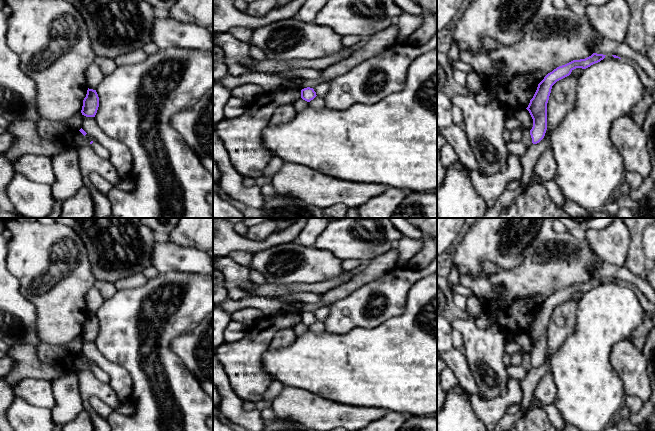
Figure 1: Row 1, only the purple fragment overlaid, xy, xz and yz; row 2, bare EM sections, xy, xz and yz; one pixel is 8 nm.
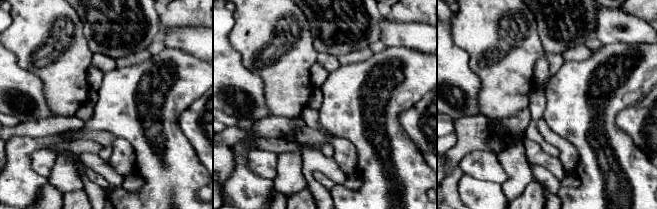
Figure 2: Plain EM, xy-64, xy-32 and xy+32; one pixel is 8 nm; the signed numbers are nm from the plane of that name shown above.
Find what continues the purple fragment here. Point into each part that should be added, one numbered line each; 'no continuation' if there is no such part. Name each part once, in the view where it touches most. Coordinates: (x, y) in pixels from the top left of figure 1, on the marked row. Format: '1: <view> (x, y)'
1: xy (101, 151)

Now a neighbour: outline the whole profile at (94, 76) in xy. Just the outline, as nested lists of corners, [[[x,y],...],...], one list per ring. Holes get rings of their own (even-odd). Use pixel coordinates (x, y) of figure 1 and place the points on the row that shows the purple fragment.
[[[93,62],[85,72],[86,84],[89,89],[96,90],[104,79],[104,75],[99,66]]]

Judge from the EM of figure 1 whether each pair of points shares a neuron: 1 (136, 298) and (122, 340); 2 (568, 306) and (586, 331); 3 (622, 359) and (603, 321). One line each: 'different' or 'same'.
1: same
2: different
3: different

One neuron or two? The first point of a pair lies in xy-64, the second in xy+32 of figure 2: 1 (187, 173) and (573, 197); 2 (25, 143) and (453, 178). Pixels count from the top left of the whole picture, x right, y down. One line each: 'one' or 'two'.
1: one
2: two

